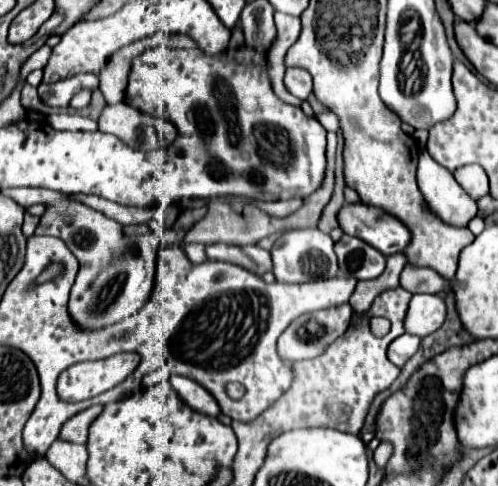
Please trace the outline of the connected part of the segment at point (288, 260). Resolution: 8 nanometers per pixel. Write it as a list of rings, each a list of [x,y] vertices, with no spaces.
[[[291,229],[283,233],[275,241],[271,257],[273,257],[273,273],[279,283],[305,283],[337,277],[337,257],[333,251],[333,239],[319,229]]]

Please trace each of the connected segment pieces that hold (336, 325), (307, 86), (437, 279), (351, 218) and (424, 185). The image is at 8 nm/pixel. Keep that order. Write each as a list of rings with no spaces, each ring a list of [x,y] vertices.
[[[349,303],[301,315],[299,319],[295,319],[287,327],[287,331],[283,331],[283,335],[277,341],[277,349],[279,349],[281,359],[285,359],[285,361],[301,361],[301,359],[313,359],[313,357],[321,355],[335,339],[339,339],[349,329],[351,315],[353,315],[353,307]]]
[[[287,69],[285,71],[285,87],[291,95],[299,99],[307,99],[313,91],[311,75],[305,69]]]
[[[405,265],[401,273],[401,287],[409,293],[443,293],[451,289],[451,283],[433,269]]]
[[[355,203],[339,211],[339,225],[347,235],[359,237],[385,257],[401,253],[411,243],[409,229],[377,207]]]
[[[427,151],[419,155],[417,183],[429,209],[447,225],[467,227],[479,211],[477,199],[467,195],[467,191],[455,181],[453,173],[441,167]]]

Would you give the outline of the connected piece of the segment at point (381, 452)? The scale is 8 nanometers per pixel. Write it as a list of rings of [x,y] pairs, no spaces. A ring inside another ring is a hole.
[[[385,441],[385,443],[381,443],[381,445],[375,449],[373,459],[375,459],[375,463],[377,463],[379,467],[385,467],[385,463],[389,461],[389,457],[391,457],[391,443]]]

